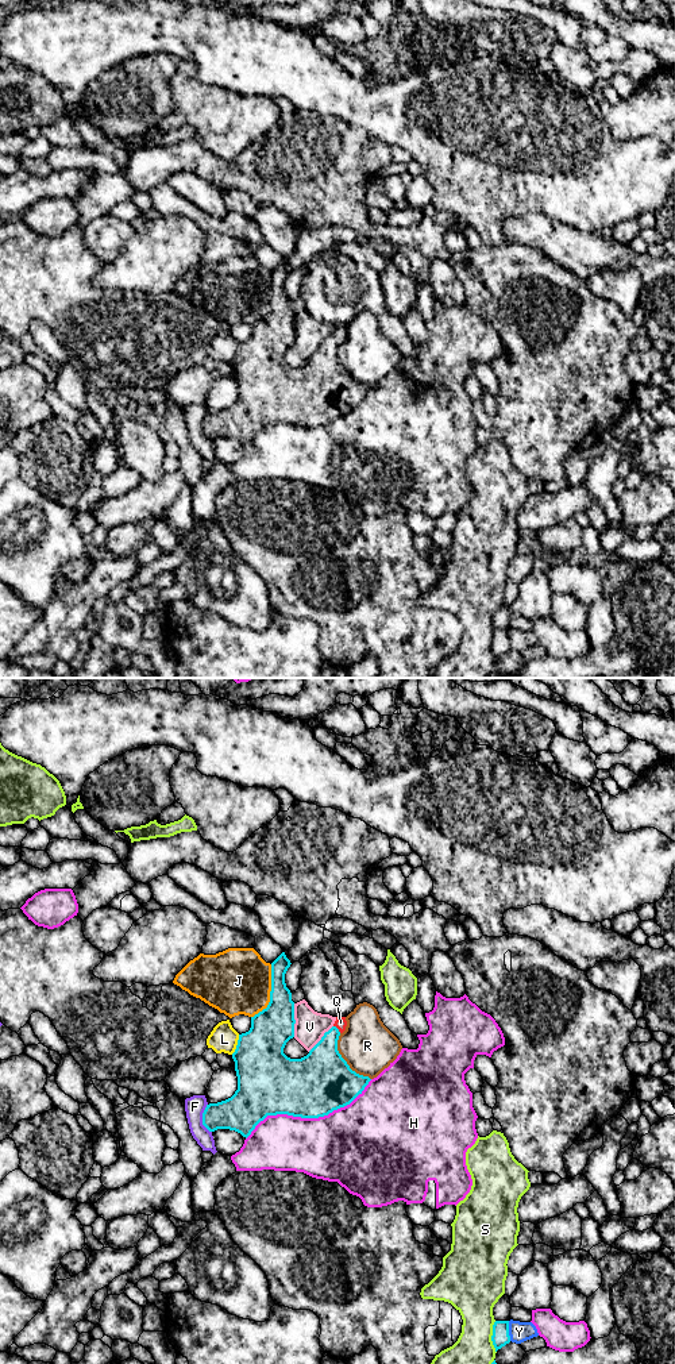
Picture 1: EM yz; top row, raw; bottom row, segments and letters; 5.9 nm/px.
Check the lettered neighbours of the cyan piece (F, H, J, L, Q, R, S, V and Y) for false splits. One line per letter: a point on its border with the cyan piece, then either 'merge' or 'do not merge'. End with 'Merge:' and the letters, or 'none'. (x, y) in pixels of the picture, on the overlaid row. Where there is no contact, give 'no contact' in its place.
F: yz (203, 1118) | do not merge
H: yz (308, 1117) | do not merge
J: yz (270, 993) | do not merge
L: yz (238, 1044) | do not merge
Q: yz (338, 1029) | merge
R: yz (344, 1060) | do not merge
S: yz (492, 1337) | do not merge
V: yz (294, 1020) | do not merge
Y: yz (508, 1330) | do not merge
Merge: Q

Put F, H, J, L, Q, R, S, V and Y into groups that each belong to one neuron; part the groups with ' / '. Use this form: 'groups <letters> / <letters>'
groups F / H / J / L / Q / R / S / V / Y

